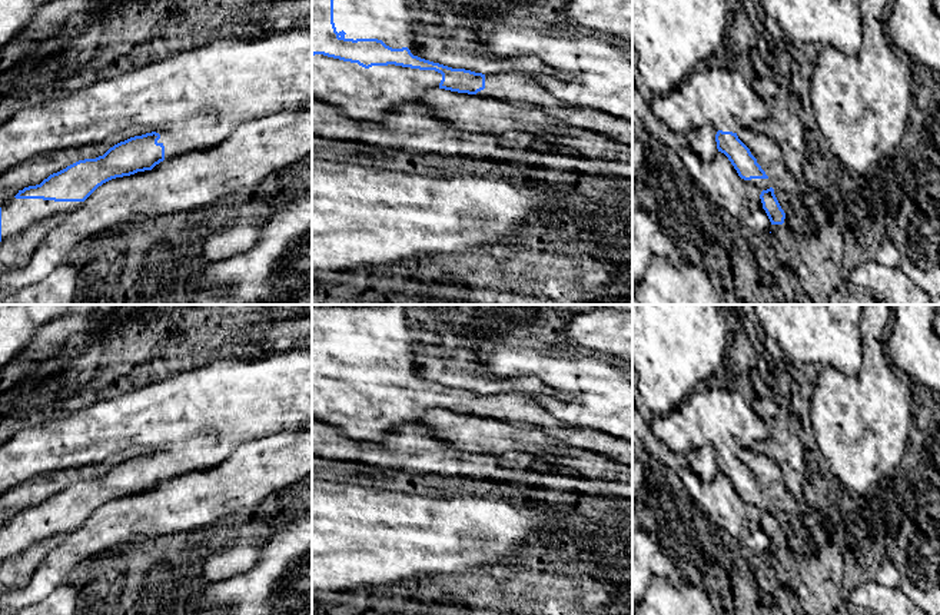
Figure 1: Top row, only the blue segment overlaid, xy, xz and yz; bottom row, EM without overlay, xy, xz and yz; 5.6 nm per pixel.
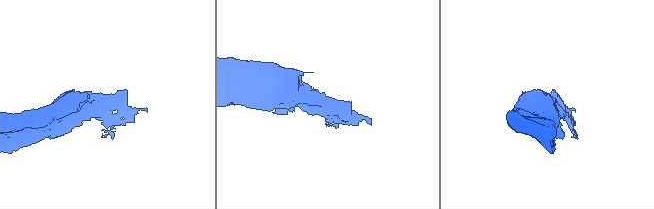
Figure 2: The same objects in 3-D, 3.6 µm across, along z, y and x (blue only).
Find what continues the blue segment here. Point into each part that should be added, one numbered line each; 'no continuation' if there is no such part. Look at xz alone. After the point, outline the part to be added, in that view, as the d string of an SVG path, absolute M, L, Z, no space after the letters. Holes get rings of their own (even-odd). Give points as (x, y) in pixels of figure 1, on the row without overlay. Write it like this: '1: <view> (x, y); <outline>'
1: xz (385, 333); M401 305L349 310L346 319L333 320L333 343L338 353L342 350L346 353L345 359L378 359L392 369L408 368L413 376L418 376L413 360L425 345L415 340L412 333L421 332L424 326L411 320Z

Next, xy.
1: xy (17, 535); M11 519L1 526L1 561L13 558L24 549L64 535L83 522L54 522L43 519Z

